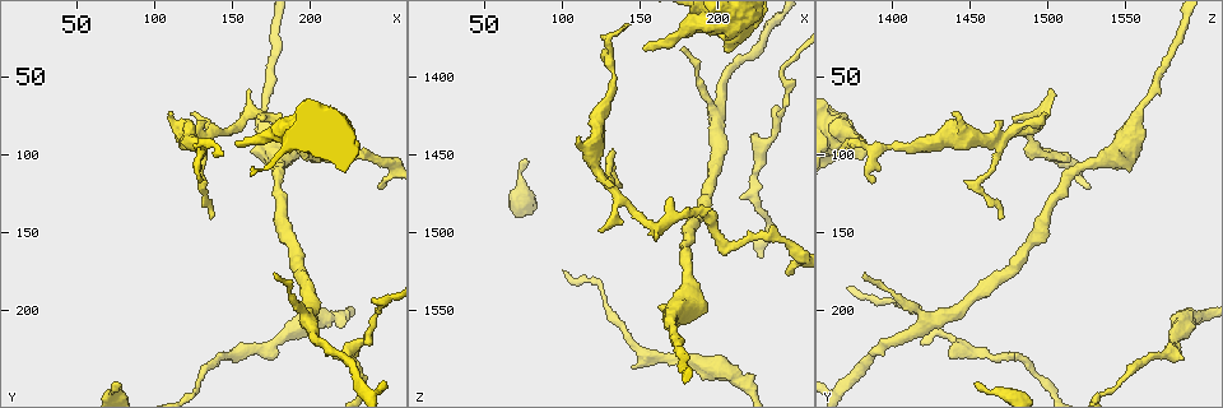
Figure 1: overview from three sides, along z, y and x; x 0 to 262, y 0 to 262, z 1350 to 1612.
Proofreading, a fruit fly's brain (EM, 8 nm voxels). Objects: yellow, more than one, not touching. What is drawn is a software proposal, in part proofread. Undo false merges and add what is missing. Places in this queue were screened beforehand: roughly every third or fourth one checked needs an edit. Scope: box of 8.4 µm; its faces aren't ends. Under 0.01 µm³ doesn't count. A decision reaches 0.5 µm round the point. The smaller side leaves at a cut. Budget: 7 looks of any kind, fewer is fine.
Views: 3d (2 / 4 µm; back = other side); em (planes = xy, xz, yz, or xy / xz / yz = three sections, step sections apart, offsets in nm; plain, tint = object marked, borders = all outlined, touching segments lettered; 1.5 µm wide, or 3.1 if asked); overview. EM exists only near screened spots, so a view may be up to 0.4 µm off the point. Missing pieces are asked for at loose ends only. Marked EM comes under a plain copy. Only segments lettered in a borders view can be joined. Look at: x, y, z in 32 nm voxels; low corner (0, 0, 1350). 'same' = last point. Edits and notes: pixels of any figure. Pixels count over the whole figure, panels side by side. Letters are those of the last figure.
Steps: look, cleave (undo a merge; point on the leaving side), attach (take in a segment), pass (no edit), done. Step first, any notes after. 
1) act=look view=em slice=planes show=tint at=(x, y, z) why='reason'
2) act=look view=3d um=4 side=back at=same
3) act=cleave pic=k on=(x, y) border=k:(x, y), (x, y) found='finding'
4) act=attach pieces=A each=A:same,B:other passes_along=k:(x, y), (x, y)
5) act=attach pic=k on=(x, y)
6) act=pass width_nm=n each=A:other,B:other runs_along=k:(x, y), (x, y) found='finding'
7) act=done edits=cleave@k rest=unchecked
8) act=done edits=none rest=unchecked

act=look view=em slice=planes show=borders at=(170, 78, 1478) why='branch stops here'

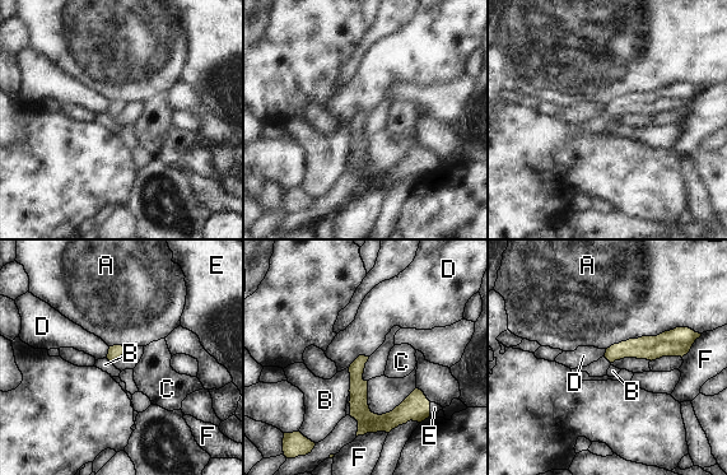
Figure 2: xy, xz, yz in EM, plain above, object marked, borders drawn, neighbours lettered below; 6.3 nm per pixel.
act=pass each=A:other,B:other,C:other,D:other,E:other,F:other border=2:(368, 355), (359, 355), (348, 367) found='no lettered segment goes on from it'

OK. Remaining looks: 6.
act=look view=3d um=4 at=(204, 98, 1382) why='stops while still wide'

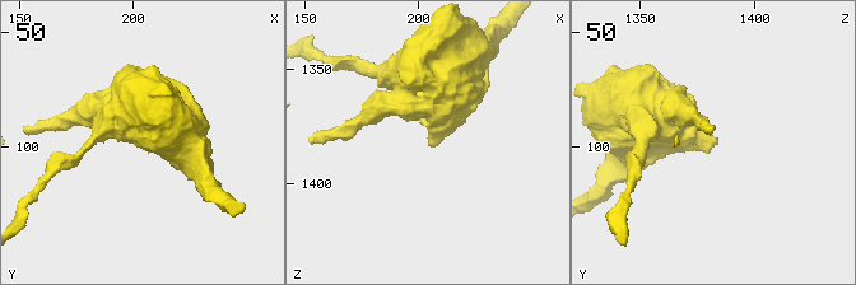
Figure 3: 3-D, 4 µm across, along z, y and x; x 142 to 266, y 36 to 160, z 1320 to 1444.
act=look view=em slice=planes show=borders at=(205, 98, 1384)

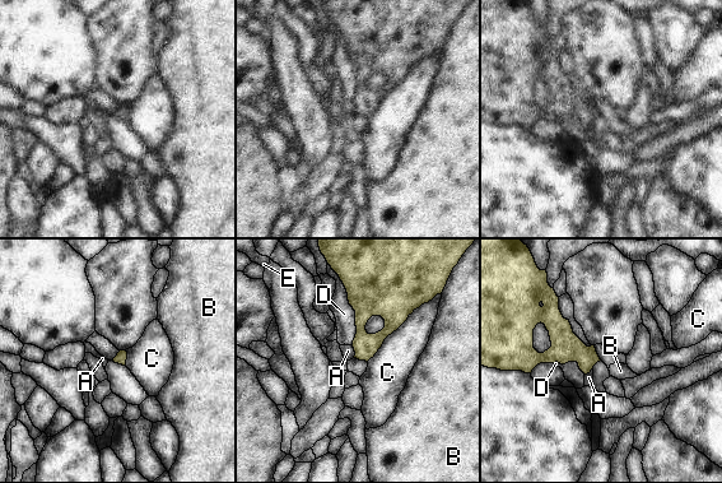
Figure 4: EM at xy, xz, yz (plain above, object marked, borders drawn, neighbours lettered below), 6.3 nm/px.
act=pass each=A:other,B:other,C:other,D:other,E:other border=4:(594, 346), (601, 360) found='none of them fits'

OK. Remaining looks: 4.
act=look view=em slice=planes show=tint at=(154, 90, 1382)

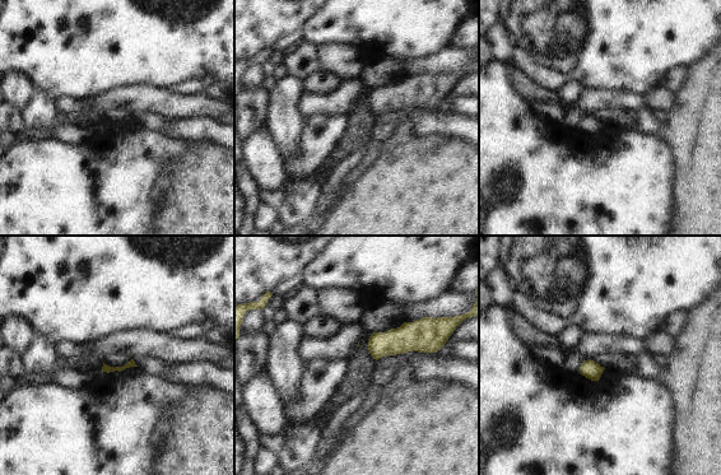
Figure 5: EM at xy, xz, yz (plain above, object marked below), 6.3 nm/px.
act=look view=em slice=planes show=borders at=same why='what lies round it'

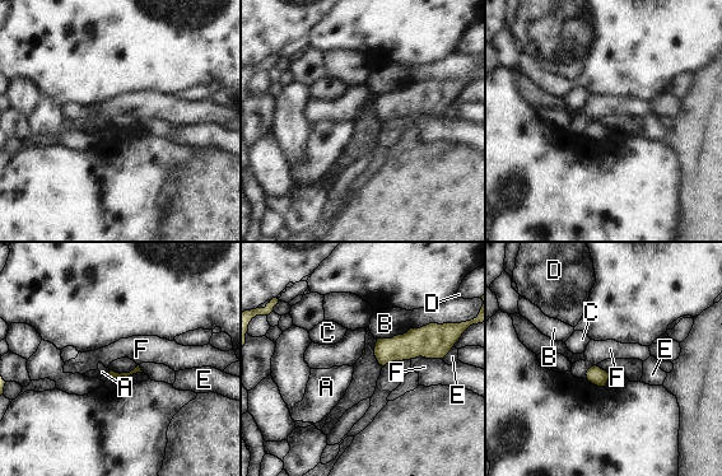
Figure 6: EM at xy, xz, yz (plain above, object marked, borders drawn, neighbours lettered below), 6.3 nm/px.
act=pass each=A:other,B:other,C:other,D:other,E:other,F:other border=6:(442, 358), (415, 356), (409, 359) found='no lettered segment goes on from it'

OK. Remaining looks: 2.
act=done edits=none rest=unchecked

